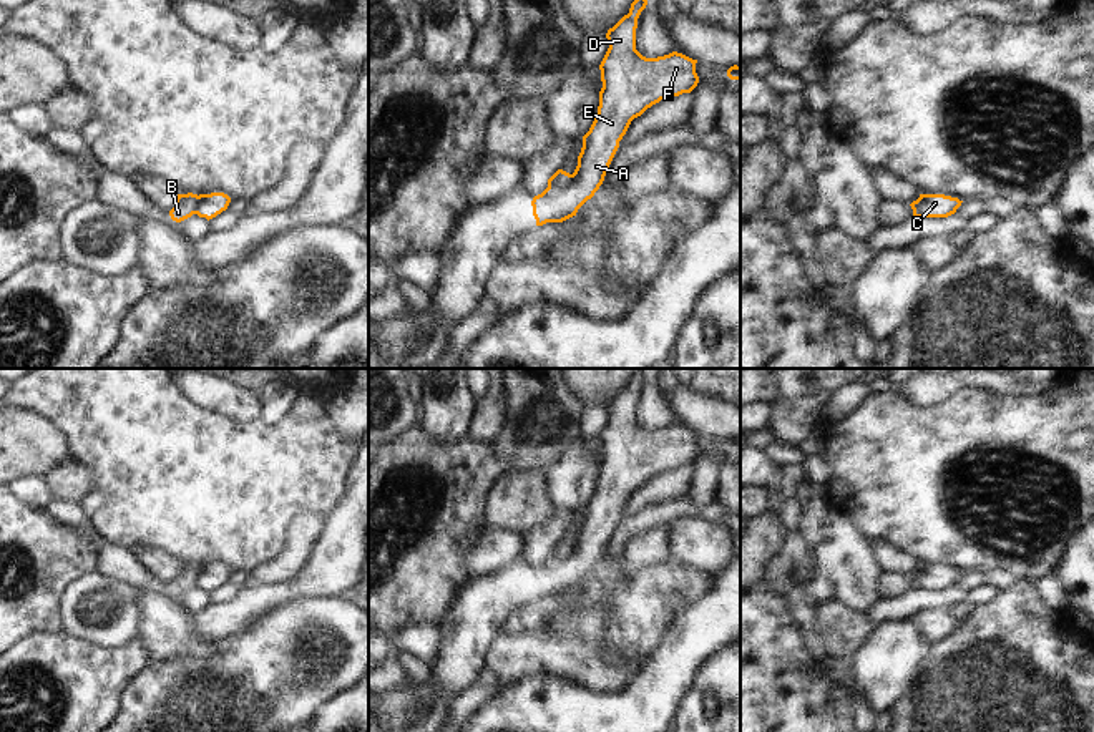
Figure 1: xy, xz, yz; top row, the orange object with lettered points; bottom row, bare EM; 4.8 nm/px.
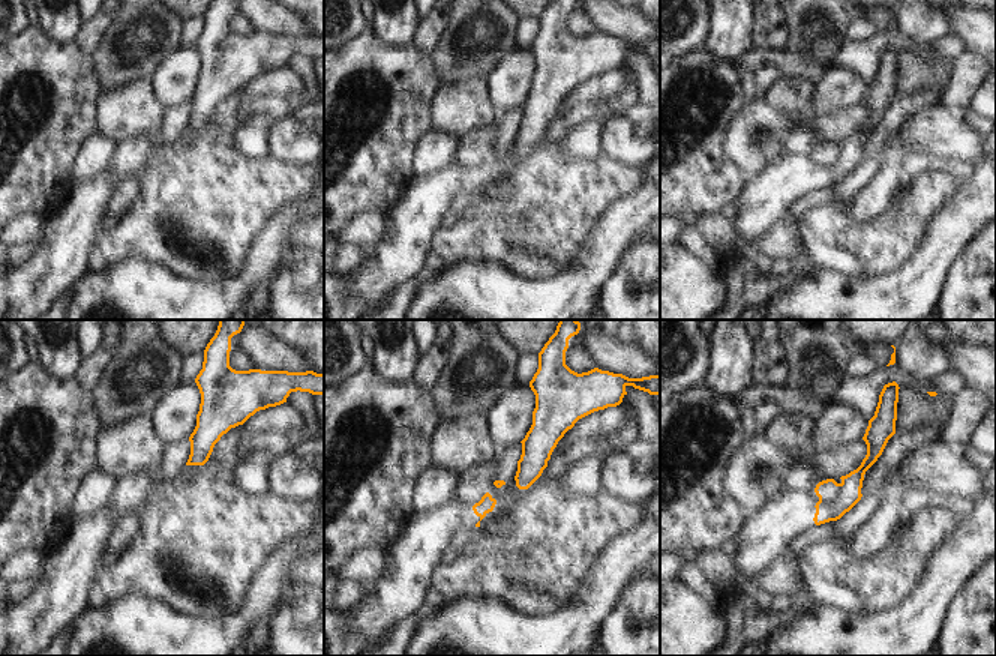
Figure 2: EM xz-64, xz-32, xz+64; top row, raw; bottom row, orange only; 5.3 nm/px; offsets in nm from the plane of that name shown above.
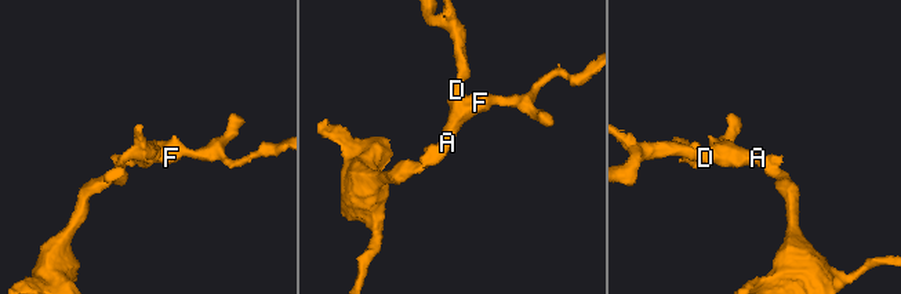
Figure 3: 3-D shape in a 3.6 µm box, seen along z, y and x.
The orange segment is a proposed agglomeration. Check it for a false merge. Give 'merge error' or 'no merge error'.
merge error

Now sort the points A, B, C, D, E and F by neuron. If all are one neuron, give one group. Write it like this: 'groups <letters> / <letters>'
groups A C D E F / B

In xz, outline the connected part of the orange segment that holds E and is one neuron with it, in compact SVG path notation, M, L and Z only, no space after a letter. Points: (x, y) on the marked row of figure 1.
M634 0L606 38L609 48L599 65L603 88L598 116L583 136L583 148L571 181L561 188L546 188L531 201L536 226L563 222L594 196L631 121L667 96L691 93L699 76L697 60L672 51L646 58L636 50L636 28L647 0Z

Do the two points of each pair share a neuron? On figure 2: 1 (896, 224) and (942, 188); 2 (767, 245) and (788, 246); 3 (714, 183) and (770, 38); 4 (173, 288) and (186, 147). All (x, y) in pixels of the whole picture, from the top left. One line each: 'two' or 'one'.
1: one
2: one
3: two
4: two

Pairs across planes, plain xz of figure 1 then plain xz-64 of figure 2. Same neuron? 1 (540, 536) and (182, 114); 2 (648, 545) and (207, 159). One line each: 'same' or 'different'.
1: different
2: different

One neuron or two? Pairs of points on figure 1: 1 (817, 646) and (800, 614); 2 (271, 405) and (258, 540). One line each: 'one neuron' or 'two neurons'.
1: one neuron
2: two neurons

